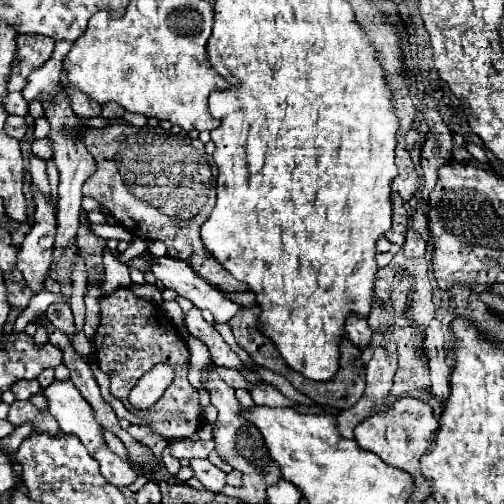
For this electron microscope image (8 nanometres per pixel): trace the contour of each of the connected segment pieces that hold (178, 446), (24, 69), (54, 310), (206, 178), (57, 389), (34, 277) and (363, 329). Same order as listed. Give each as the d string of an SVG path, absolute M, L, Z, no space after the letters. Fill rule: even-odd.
M183 438L183 440L171 440L169 442L169 452L173 458L179 460L191 460L191 458L207 458L209 452L215 448L213 440L197 440L193 442L191 438Z
M41 35L21 36L17 40L17 46L19 46L17 56L21 58L21 64L9 80L9 92L21 92L23 90L23 86L27 82L27 76L51 58L53 44L55 42L51 38Z
M51 304L45 314L47 314L49 322L51 322L57 330L61 330L63 334L67 334L69 338L77 332L77 330L75 330L75 324L73 324L73 314L71 314L69 304Z
M109 124L105 128L73 128L73 134L83 140L89 154L97 162L97 172L89 176L83 184L83 194L95 198L109 214L135 238L143 240L161 240L167 246L167 256L187 262L203 280L221 288L223 292L241 292L247 286L235 280L203 246L199 230L207 220L211 208L215 206L215 178L217 168L213 156L205 152L205 146L199 138L189 140L187 136L173 134L161 126L131 126L131 124Z
M53 380L47 388L43 388L43 396L47 398L49 412L59 420L61 430L77 436L89 454L105 444L101 424L95 420L93 408L71 380Z
M31 188L31 192L37 204L35 224L25 236L21 252L17 254L17 270L21 270L33 294L39 294L51 272L51 262L53 262L51 256L53 256L57 220L55 220L55 206L49 204L45 196L39 194L35 188Z
M351 316L347 320L347 338L359 346L361 350L365 350L369 346L369 340L371 340L371 328L367 324L365 318L359 318L359 316Z

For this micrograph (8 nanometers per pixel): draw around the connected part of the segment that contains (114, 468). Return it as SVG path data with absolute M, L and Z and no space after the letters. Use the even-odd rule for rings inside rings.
M99 448L99 452L95 452L93 458L101 464L101 474L105 476L105 480L117 488L129 486L137 478L133 466L121 460L115 452L111 452L111 448Z

